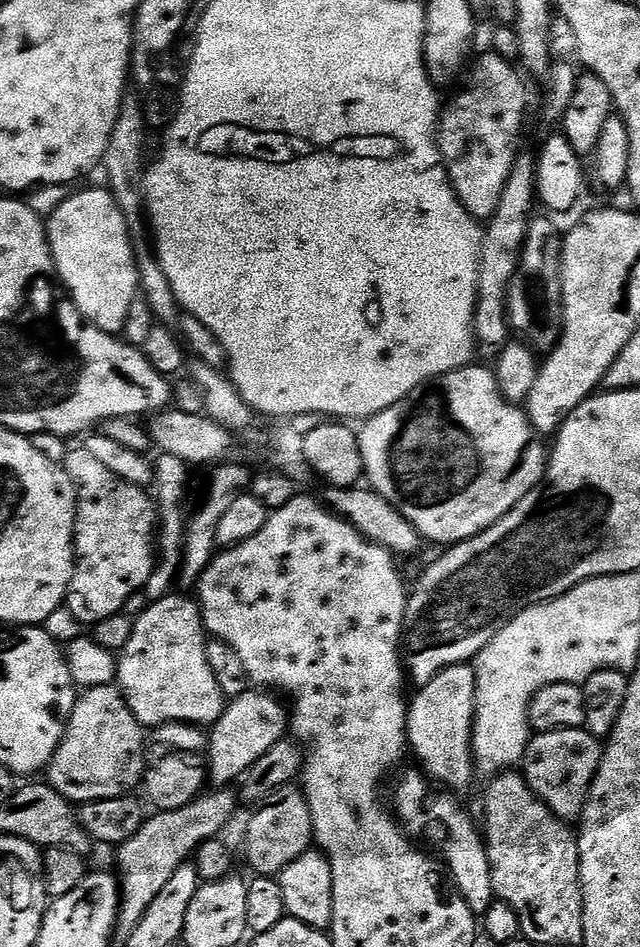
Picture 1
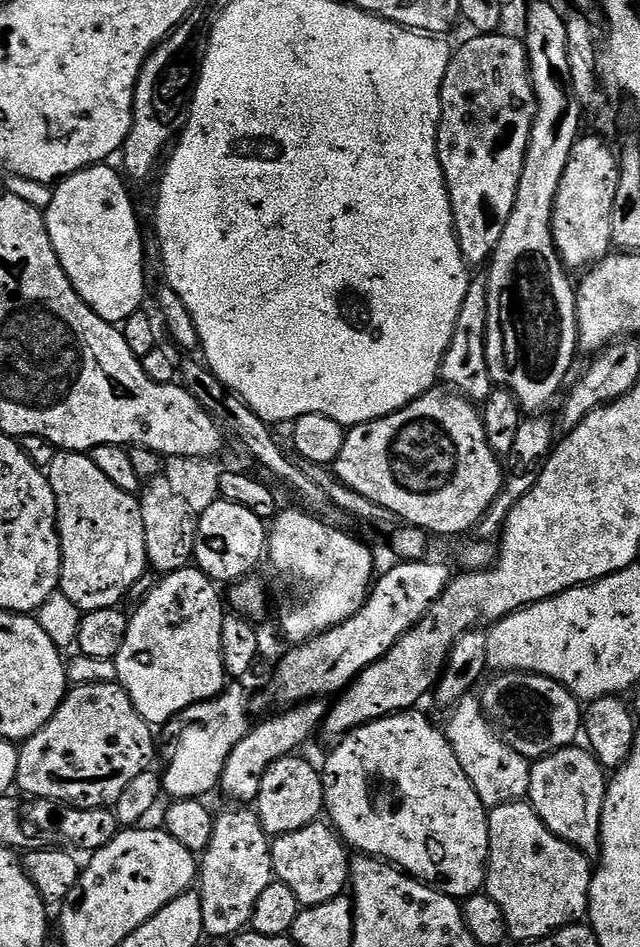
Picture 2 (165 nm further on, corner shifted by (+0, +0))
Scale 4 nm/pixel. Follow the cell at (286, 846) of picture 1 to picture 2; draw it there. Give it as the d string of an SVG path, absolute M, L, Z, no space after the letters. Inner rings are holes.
M293 754L274 762L262 778L258 798L254 801L254 811L264 831L269 837L285 836L302 826L310 826L321 819L324 806L324 778L319 767L316 768L300 754Z

